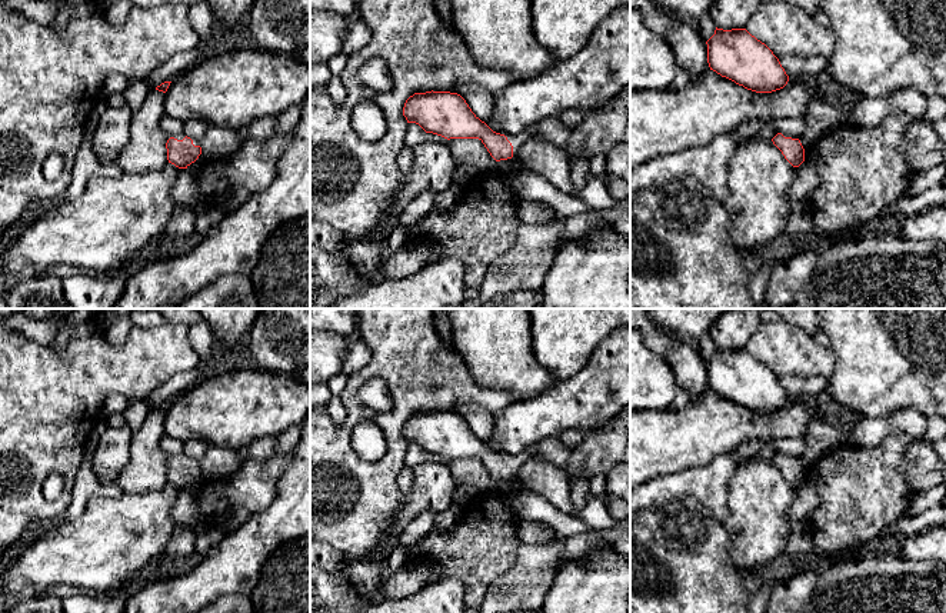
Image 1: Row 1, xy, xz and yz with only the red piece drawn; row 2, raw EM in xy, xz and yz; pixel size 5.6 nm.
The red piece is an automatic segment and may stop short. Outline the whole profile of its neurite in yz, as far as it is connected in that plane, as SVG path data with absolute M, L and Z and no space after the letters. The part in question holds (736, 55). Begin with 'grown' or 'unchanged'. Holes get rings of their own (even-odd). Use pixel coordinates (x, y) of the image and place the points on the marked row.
unchanged | M716 27L706 44L710 70L747 90L772 93L789 81L773 51L746 29Z

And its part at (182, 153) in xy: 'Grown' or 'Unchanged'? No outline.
Grown

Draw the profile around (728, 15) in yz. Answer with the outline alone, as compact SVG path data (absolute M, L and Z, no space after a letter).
M716 0L710 14L717 29L746 29L760 3L762 0Z

